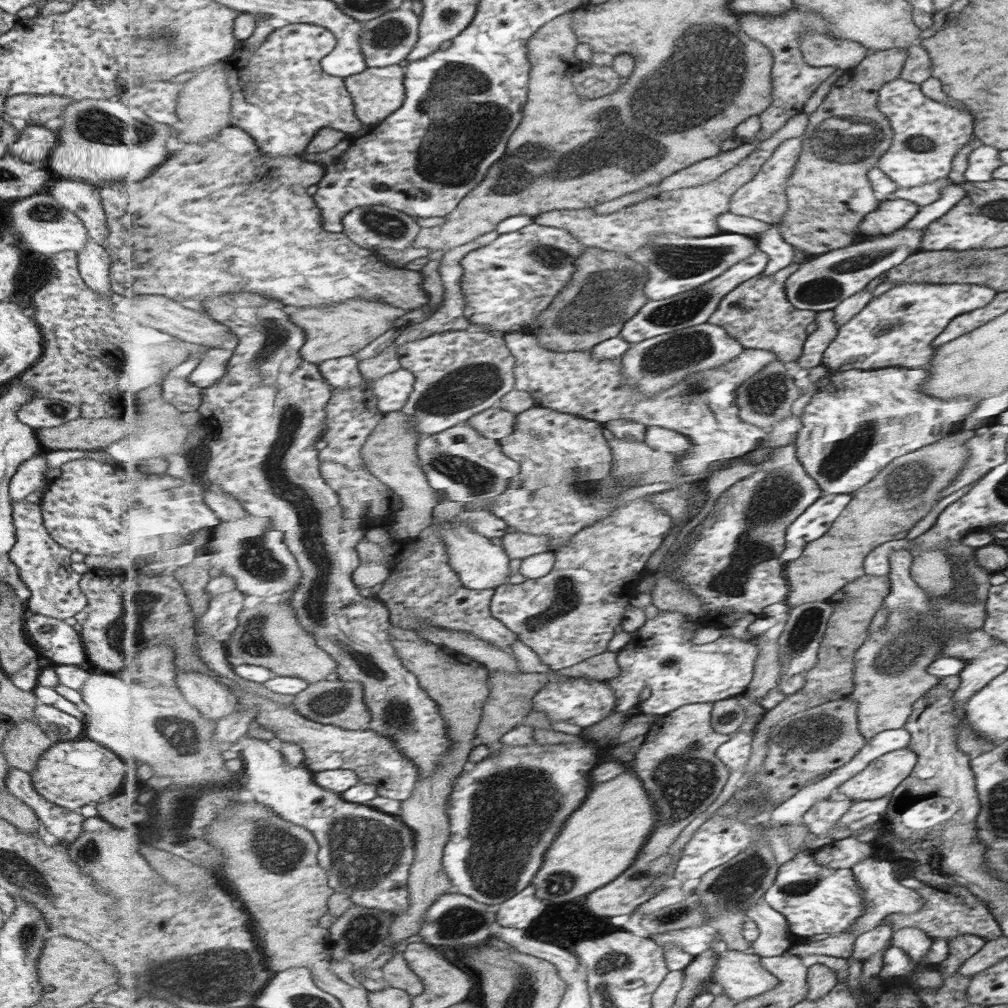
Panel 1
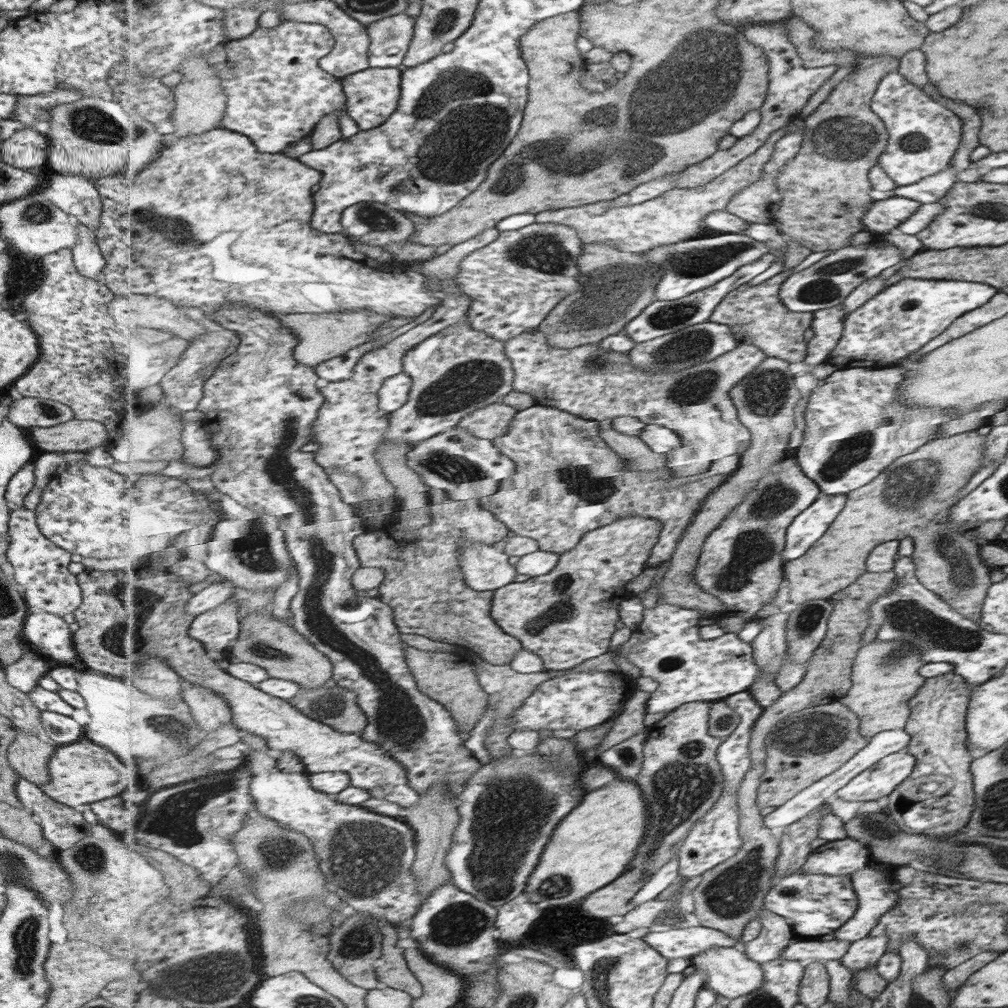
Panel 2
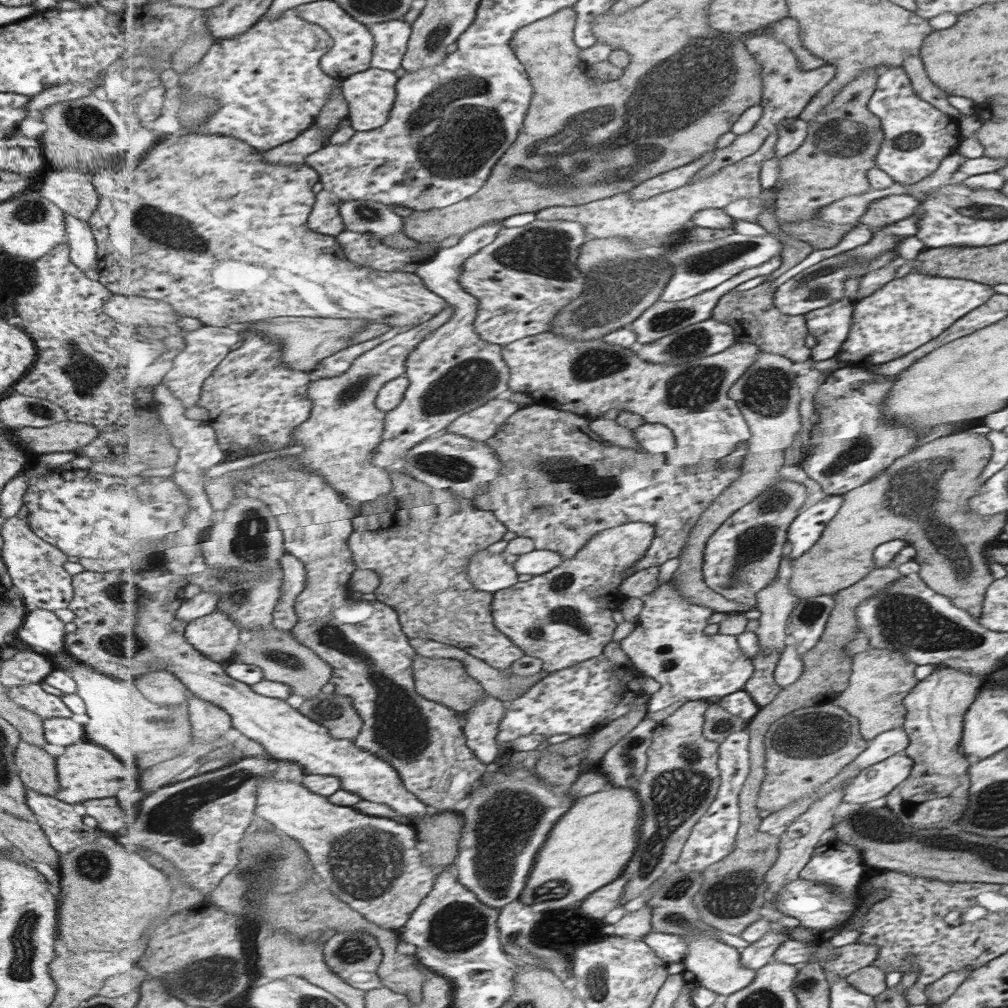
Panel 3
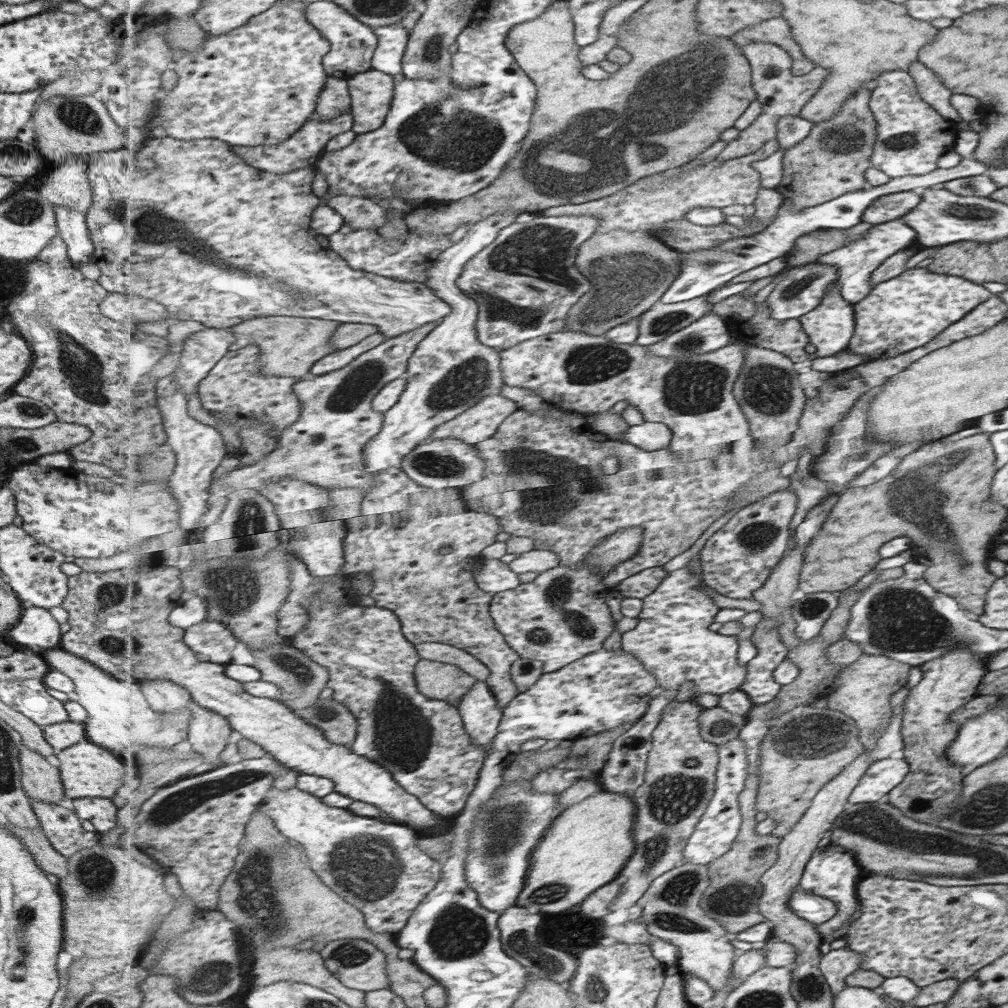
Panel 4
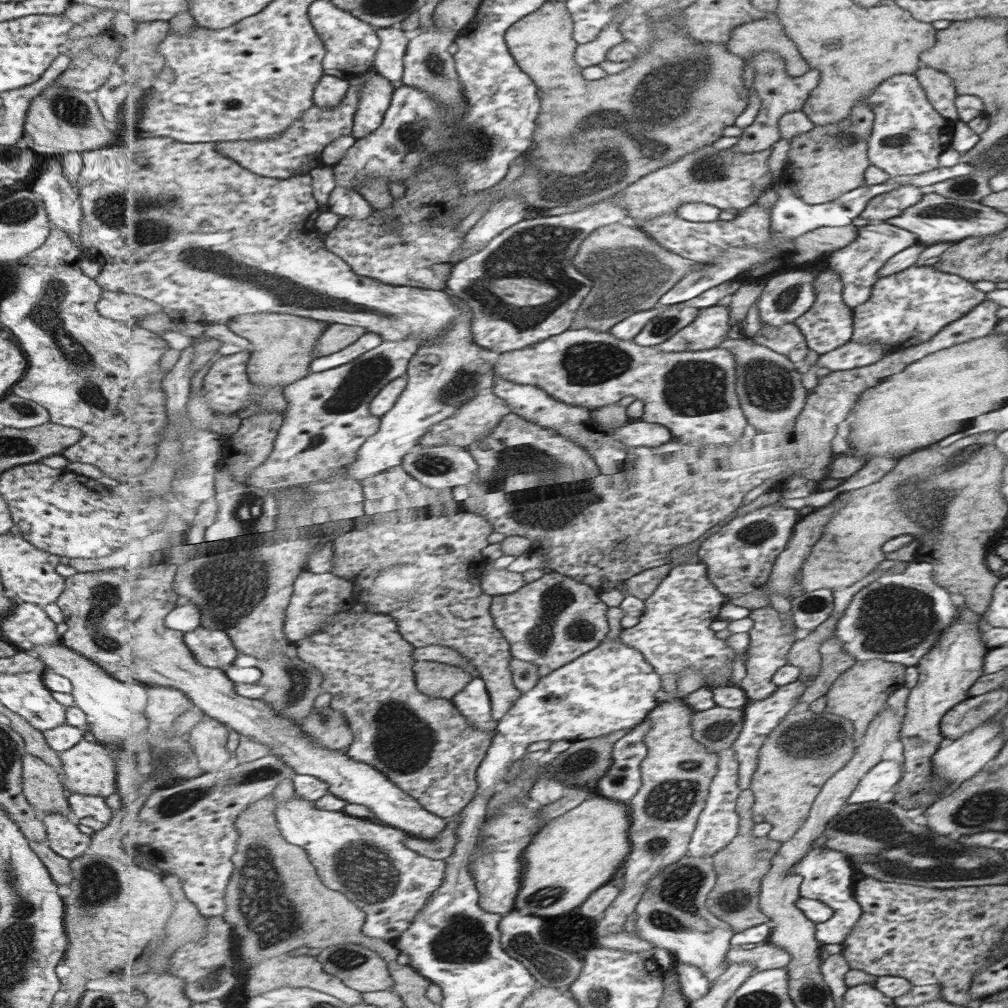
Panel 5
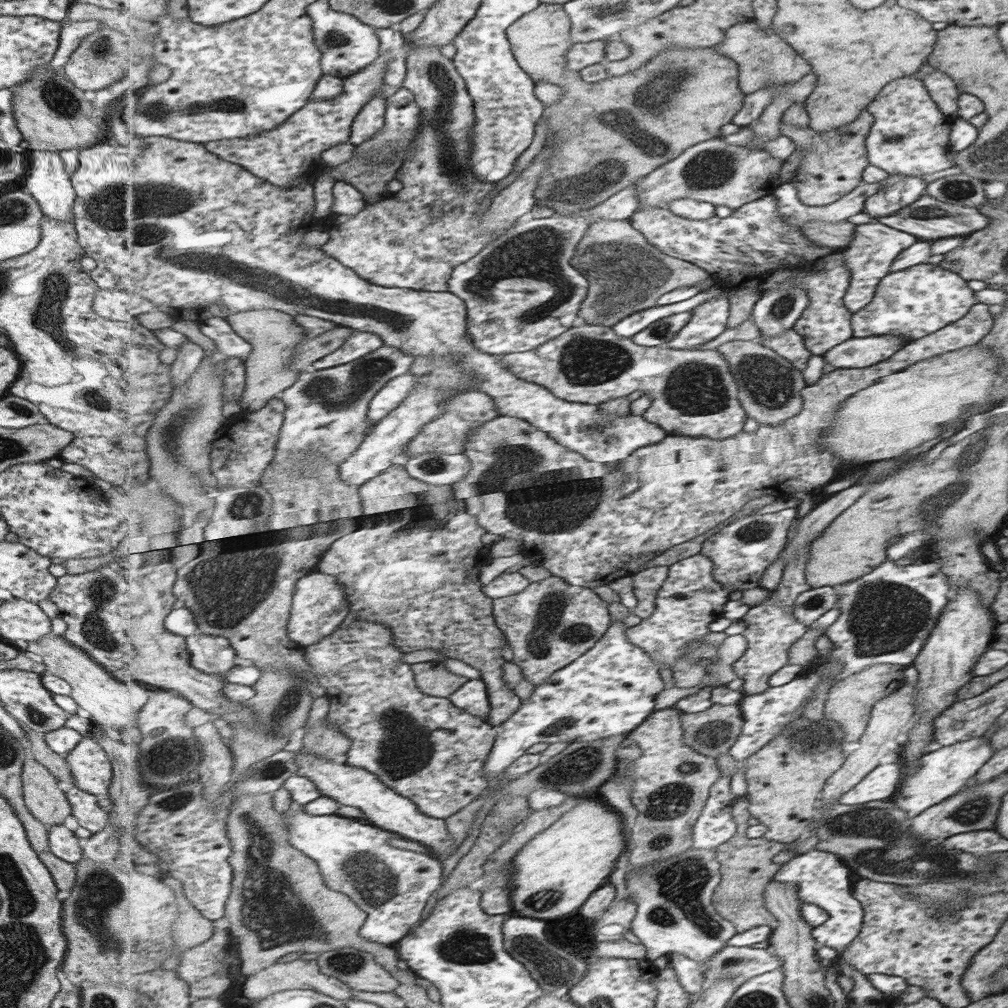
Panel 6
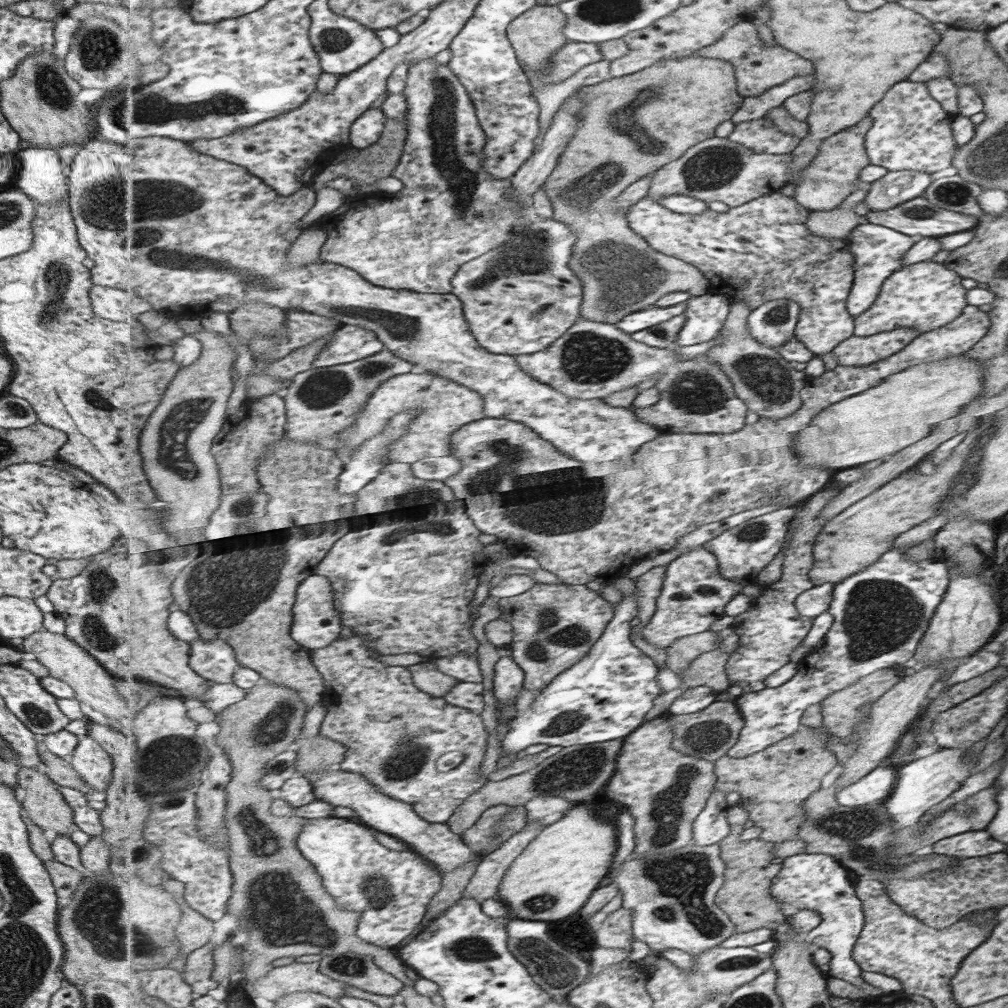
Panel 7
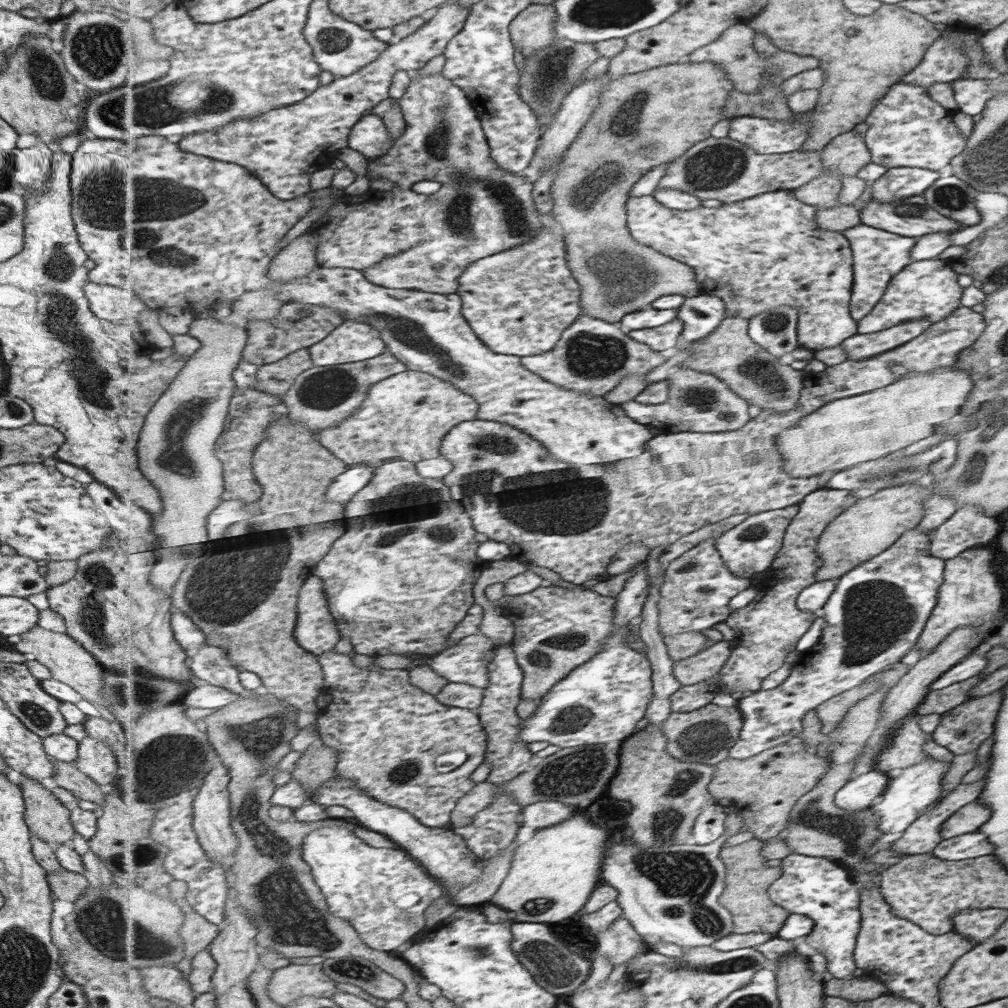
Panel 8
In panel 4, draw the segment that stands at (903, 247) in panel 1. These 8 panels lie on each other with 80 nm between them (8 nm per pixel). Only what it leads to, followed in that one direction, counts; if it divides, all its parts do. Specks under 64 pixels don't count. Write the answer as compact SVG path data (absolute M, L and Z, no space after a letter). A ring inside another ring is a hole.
M811 262L799 267L791 267L779 274L781 281L771 291L765 304L771 310L771 314L782 322L792 318L799 319L820 305L824 294L830 290L828 286L837 283L837 277L838 270L833 265Z

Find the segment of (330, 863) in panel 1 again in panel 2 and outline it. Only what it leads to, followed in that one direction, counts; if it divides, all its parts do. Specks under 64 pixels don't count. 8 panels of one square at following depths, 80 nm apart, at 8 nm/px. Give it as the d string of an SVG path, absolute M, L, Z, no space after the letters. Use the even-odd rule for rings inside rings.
M269 746L250 750L245 757L253 773L252 790L255 806L261 814L280 822L286 829L306 834L316 846L316 857L324 872L327 888L341 898L350 911L371 914L381 922L400 925L412 919L423 904L416 874L413 874L416 860L416 830L402 818L377 814L362 805L350 805L336 801L333 794L325 794L312 785L307 772L286 773L278 766L279 755Z

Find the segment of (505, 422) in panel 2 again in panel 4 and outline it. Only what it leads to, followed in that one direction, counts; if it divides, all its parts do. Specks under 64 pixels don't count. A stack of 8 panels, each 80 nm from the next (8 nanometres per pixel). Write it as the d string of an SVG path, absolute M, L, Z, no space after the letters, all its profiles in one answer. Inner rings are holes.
M501 394L487 396L473 408L456 416L453 422L442 424L429 440L452 438L479 444L491 438L503 421L518 409L514 400Z

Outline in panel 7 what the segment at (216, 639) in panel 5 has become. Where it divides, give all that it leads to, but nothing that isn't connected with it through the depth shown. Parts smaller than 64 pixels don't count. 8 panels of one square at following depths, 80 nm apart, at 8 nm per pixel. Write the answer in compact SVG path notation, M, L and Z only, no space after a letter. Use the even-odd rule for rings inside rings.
M203 638L195 639L190 644L190 662L193 670L208 678L213 684L233 683L234 672L239 663L236 652L226 640L206 641Z

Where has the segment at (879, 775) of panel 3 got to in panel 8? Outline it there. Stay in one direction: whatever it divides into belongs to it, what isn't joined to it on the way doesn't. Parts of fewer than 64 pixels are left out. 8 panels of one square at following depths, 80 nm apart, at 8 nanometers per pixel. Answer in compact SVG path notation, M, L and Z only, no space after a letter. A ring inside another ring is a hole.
M877 769L861 770L837 791L836 802L838 809L861 810L871 807L873 802L884 793L885 786L891 775Z

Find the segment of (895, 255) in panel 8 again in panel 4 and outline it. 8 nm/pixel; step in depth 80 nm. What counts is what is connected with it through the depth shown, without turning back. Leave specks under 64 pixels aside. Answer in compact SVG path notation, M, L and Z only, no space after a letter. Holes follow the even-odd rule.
M901 219L883 222L883 224L873 224L865 232L863 237L851 245L839 247L831 252L825 253L823 262L826 265L833 265L838 270L837 285L840 295L855 306L871 290L868 278L871 277L873 270L877 268L887 257L891 257L895 252L907 248L915 240L915 232L906 225Z

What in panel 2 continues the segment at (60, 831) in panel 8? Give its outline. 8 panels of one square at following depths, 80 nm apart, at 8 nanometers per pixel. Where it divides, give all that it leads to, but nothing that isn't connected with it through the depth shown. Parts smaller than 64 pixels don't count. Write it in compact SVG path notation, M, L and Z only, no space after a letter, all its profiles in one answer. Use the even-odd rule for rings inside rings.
M17 730L6 750L8 765L19 777L25 777L31 784L47 784L47 759L54 751L51 741L41 741L37 735Z

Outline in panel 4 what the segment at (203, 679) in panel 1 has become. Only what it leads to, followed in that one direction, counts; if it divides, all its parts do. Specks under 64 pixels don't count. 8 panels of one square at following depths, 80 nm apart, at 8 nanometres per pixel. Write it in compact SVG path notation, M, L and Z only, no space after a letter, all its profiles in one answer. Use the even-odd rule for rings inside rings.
M195 700L190 702L188 708L193 709L187 739L193 747L192 754L201 756L205 762L221 768L223 762L219 759L219 754L225 750L227 738L231 736L234 728L225 716L202 707Z

